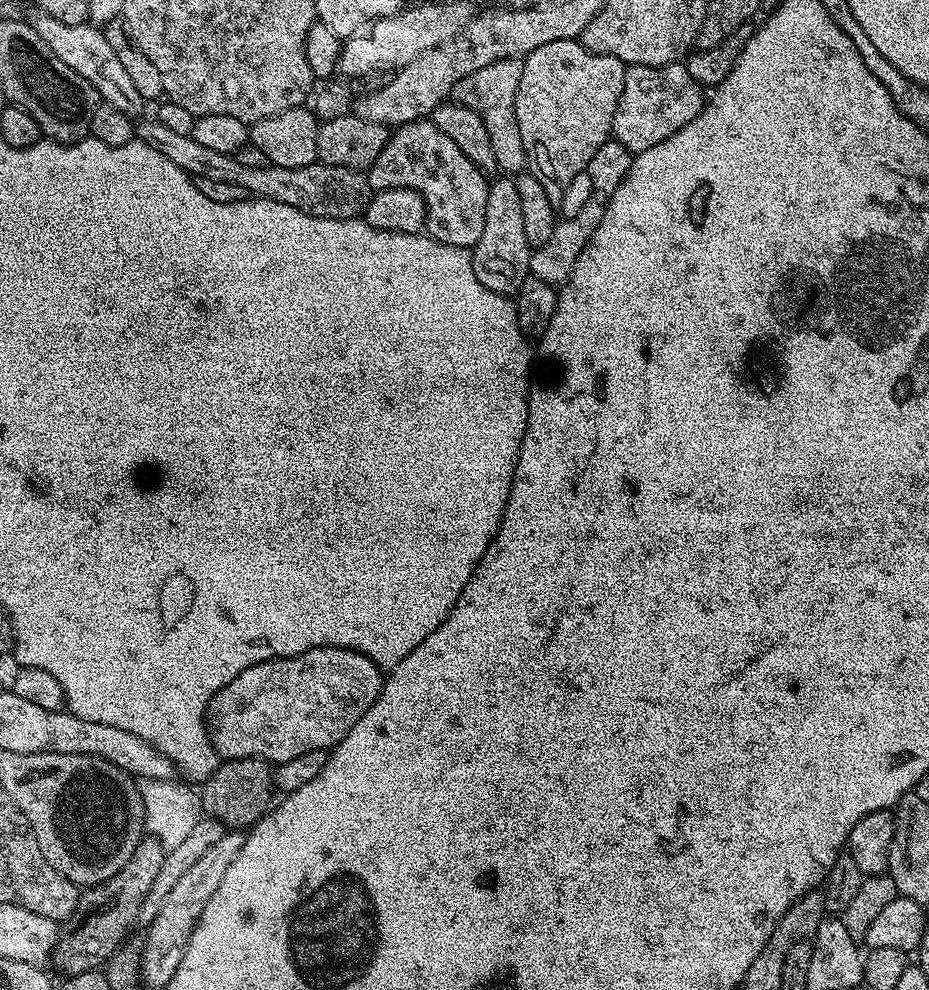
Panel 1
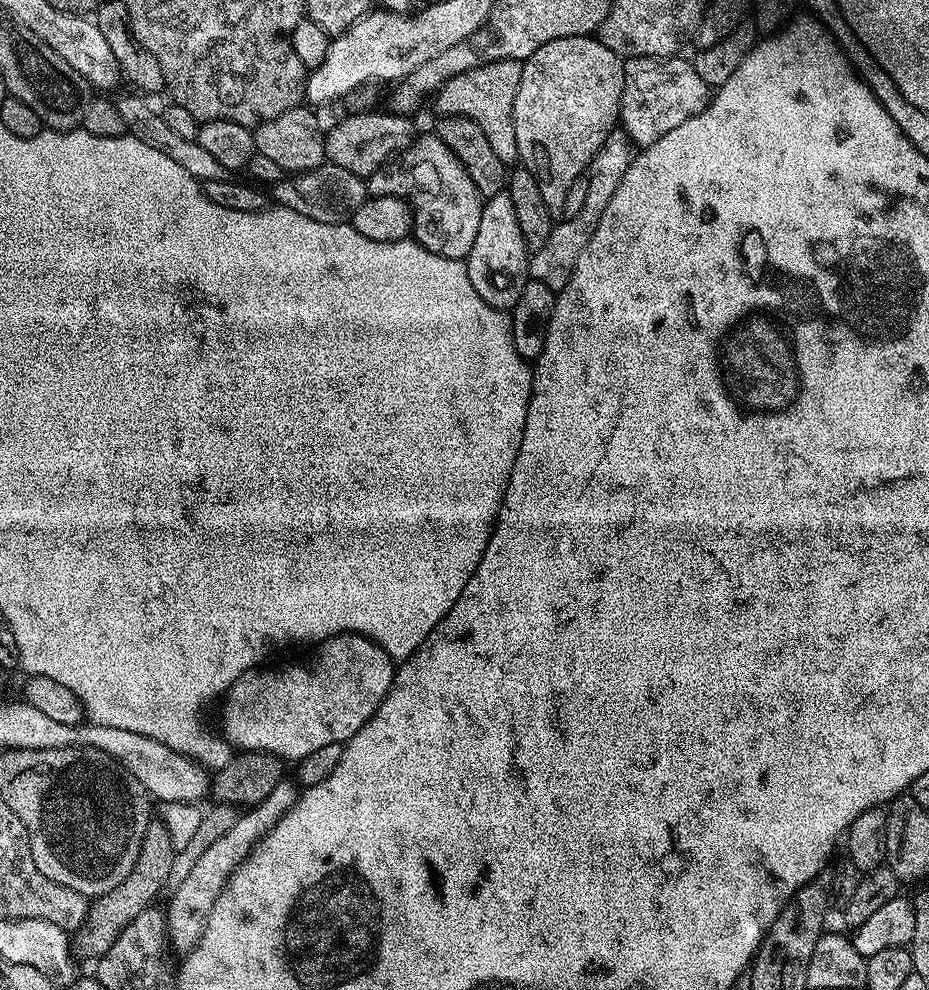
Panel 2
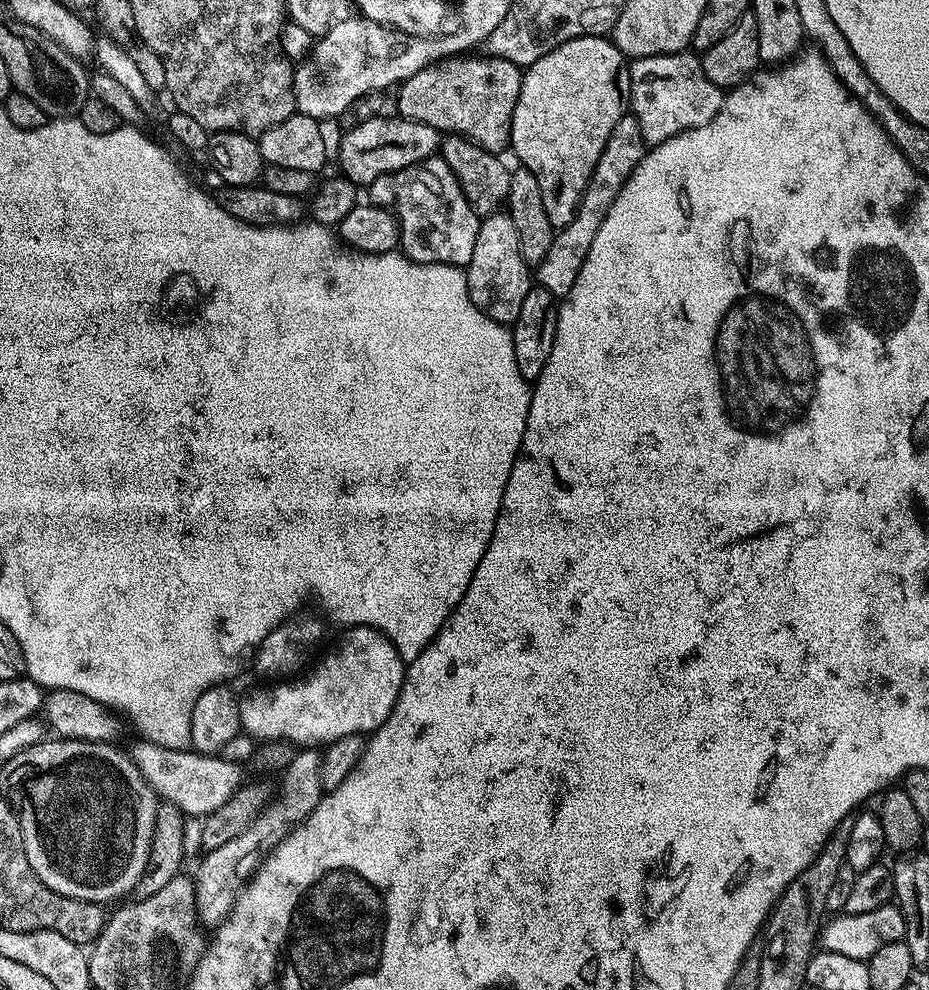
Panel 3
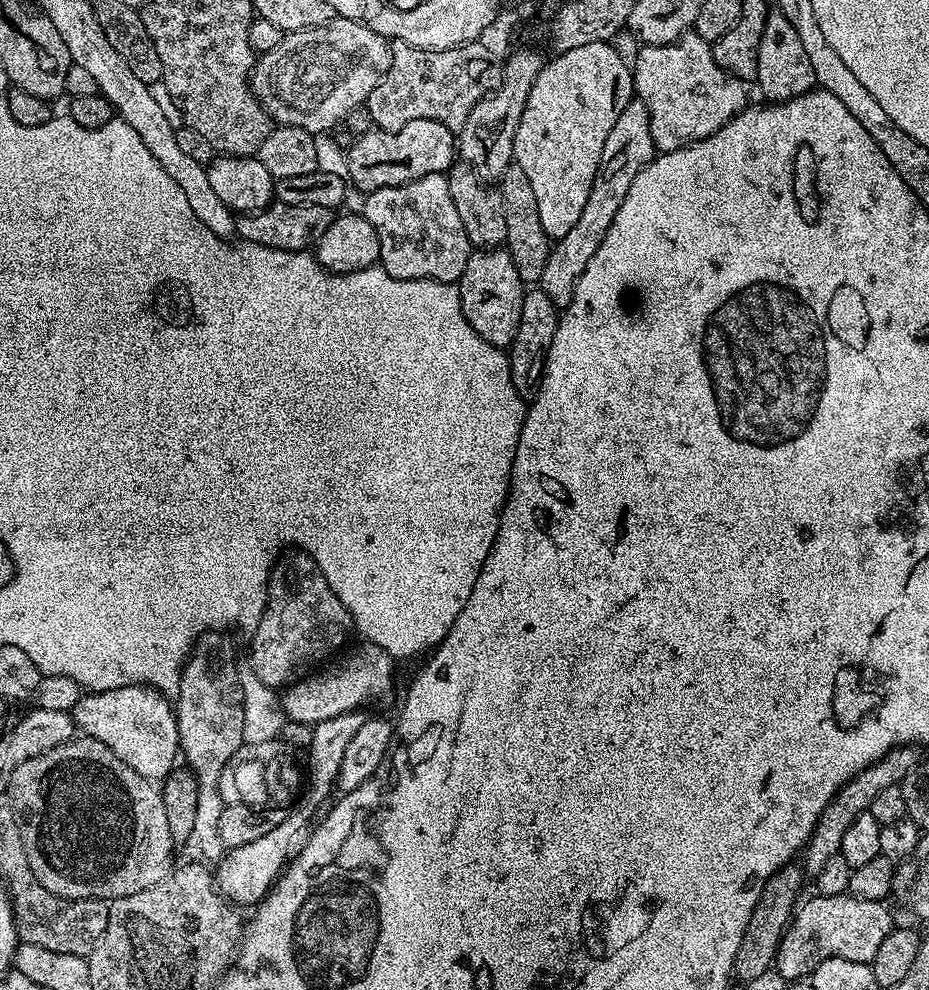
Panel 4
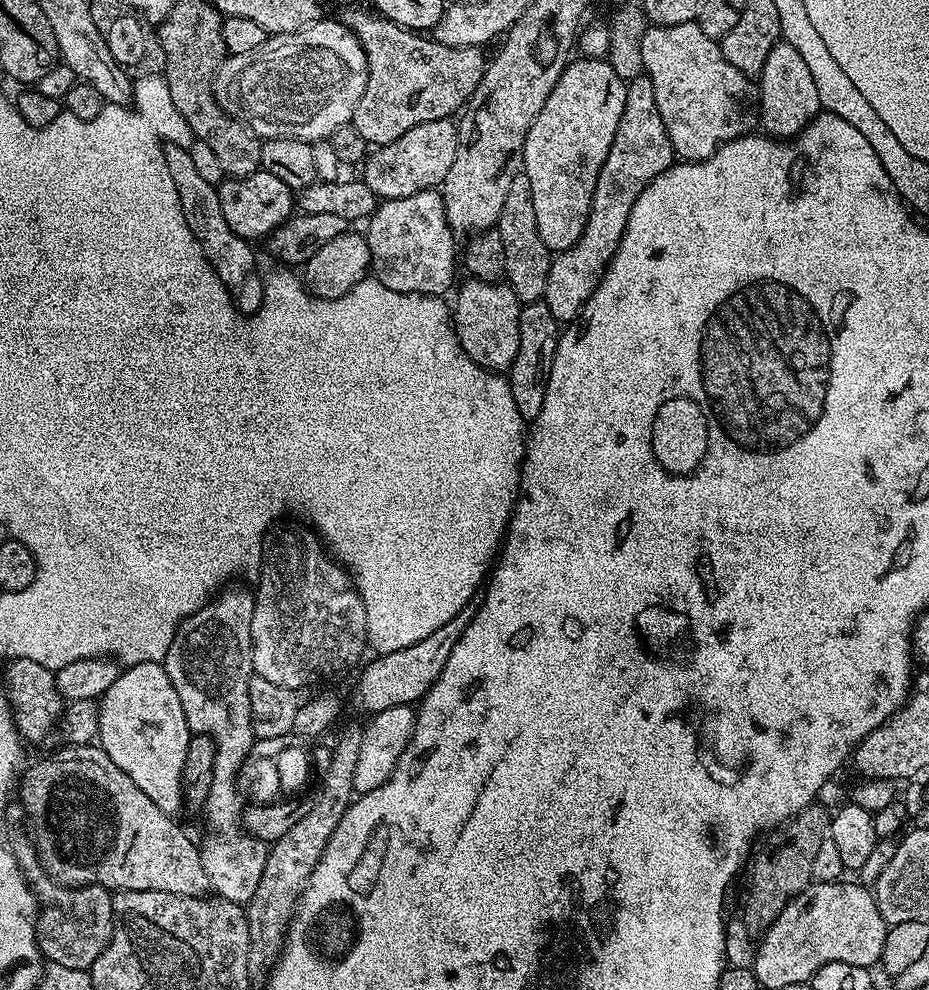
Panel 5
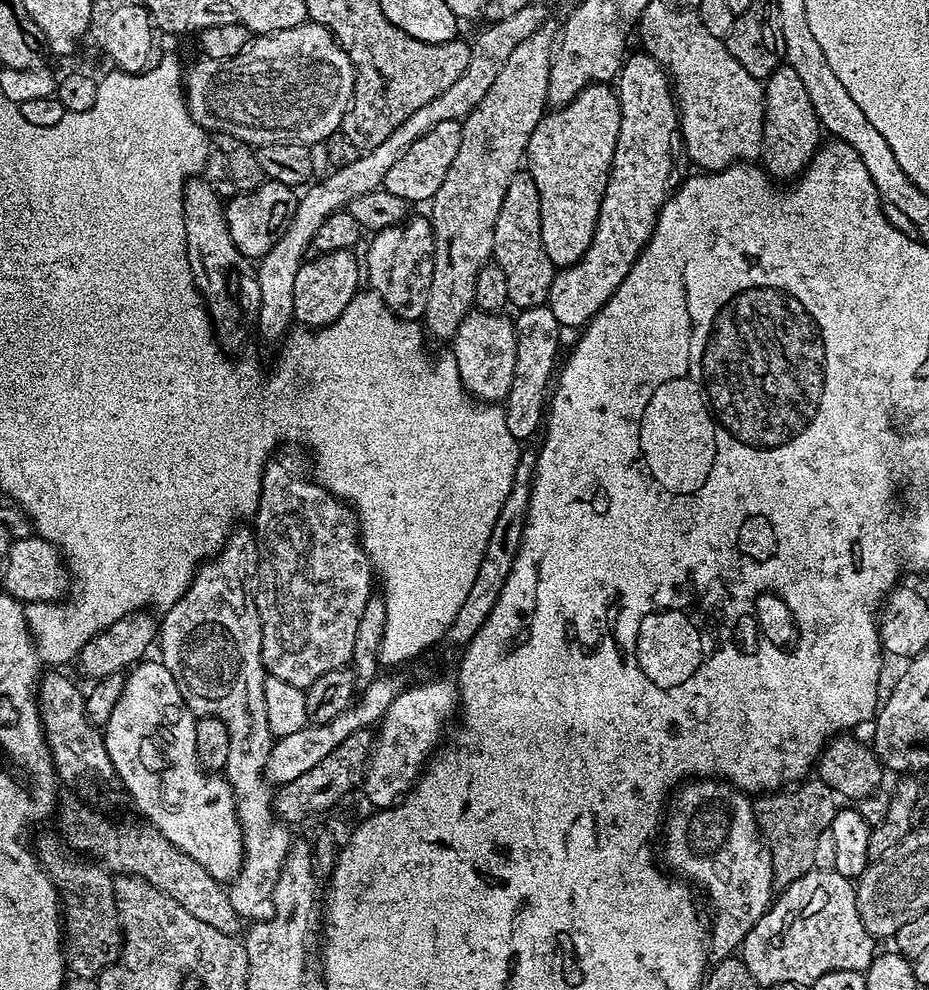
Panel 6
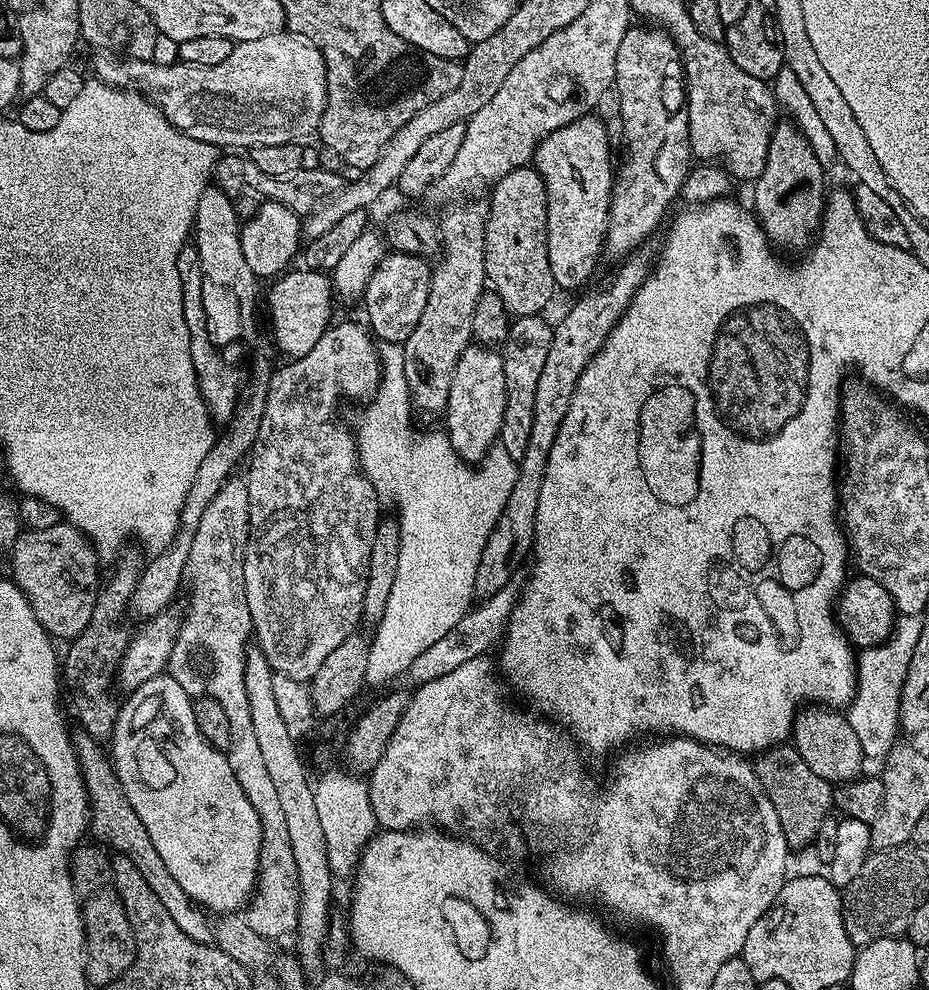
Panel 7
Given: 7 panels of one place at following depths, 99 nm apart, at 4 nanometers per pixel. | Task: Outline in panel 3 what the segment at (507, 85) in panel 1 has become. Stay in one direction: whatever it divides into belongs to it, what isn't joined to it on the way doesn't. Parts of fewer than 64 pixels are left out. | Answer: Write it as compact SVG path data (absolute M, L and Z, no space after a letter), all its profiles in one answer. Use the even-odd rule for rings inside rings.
M476 54L445 56L444 59L426 65L410 78L403 80L398 88L400 93L396 96L397 110L395 111L405 120L429 124L441 134L464 136L468 140L473 140L475 144L479 144L487 152L500 154L503 153L503 148L509 147L512 138L512 115L514 106L518 102L522 72L509 60L503 60L491 54L472 55Z

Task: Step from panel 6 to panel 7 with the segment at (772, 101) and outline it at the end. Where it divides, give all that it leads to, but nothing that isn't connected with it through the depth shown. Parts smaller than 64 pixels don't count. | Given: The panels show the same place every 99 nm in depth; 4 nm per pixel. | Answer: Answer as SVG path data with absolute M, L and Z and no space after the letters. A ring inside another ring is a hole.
M792 122L785 123L777 123L772 130L770 150L766 150L764 169L751 185L753 204L751 207L754 209L756 219L764 227L769 241L777 249L804 250L813 243L824 215L826 168L819 164L810 142L799 129Z

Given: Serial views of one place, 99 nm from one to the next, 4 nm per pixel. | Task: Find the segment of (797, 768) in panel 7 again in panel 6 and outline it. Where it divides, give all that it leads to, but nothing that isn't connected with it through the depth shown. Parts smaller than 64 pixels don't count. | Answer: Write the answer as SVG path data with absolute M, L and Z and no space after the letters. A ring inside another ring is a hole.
M808 778L787 790L764 794L755 801L756 825L772 859L772 882L783 890L814 869L814 850L822 832L831 829L838 810L838 796L819 778Z

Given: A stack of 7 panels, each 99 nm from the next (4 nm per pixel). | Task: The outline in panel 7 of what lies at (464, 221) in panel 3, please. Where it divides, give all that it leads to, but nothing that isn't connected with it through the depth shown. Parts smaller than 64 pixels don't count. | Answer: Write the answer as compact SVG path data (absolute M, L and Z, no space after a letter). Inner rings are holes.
M389 251L378 262L374 274L370 274L370 282L366 286L362 297L364 312L368 315L367 325L371 333L384 344L403 345L406 338L410 338L410 330L418 326L418 318L422 318L422 309L426 307L426 294L430 290L432 268L425 257L414 252Z

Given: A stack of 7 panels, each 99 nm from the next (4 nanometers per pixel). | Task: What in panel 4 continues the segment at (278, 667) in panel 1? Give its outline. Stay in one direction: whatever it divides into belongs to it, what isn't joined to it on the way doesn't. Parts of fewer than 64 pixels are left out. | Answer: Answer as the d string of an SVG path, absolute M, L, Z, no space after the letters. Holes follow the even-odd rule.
M360 642L353 652L347 652L339 657L340 664L317 670L283 689L284 715L288 720L310 725L326 722L326 718L338 718L338 714L367 709L367 704L391 694L397 661L387 650L377 644Z

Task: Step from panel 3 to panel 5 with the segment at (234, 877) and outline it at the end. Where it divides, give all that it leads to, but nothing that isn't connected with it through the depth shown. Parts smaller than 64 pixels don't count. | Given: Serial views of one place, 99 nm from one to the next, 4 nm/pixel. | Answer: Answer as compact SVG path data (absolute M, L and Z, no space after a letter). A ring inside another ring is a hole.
M475 603L468 604L457 616L450 618L446 626L438 626L438 630L430 634L430 638L422 638L422 642L414 642L414 646L406 646L406 650L394 650L377 655L372 658L376 660L370 661L368 665L365 663L359 669L360 681L352 692L353 706L360 712L375 714L382 710L390 710L390 706L403 704L412 706L423 700L430 686L434 686L438 674L442 674L442 666L446 666L454 645L458 643L458 638L462 638L462 630L470 626L476 610Z

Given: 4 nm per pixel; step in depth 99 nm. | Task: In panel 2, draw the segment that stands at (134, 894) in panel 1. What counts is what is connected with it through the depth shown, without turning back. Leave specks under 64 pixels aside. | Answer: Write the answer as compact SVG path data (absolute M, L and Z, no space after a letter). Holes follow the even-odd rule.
M154 818L150 821L146 826L146 838L142 842L142 850L140 851L138 862L134 866L134 870L118 886L114 886L114 890L110 890L106 894L95 897L95 899L91 901L88 909L87 923L74 934L74 948L81 957L84 955L89 962L92 962L104 956L106 950L116 940L117 934L134 918L138 918L138 914L142 914L142 910L153 907L153 905L157 903L156 895L158 895L160 891L165 891L165 889L168 888L170 870L174 867L174 858L176 857L177 851L170 836L170 830L167 825L164 824L163 819Z

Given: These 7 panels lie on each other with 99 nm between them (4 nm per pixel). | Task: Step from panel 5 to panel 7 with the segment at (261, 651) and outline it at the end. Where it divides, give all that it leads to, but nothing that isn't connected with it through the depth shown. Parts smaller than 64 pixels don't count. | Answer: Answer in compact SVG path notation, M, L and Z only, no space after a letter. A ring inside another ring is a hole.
M344 320L333 323L318 338L318 343L310 354L289 359L273 371L270 378L270 390L266 394L266 410L262 414L262 426L258 430L258 438L252 444L250 459L247 461L248 497L250 498L250 534L244 555L244 585L246 586L246 602L250 606L250 618L255 643L264 651L268 665L273 673L294 678L305 682L311 681L314 674L318 674L318 666L326 662L326 658L341 642L346 642L348 636L361 627L364 611L362 598L366 598L366 578L370 570L370 546L374 546L376 527L380 525L382 513L380 504L382 497L374 490L374 486L364 476L360 469L360 457L356 455L356 438L351 427L347 428L336 417L336 403L347 392L368 392L374 394L380 385L382 369L377 343L370 335L369 329L363 323L351 324Z

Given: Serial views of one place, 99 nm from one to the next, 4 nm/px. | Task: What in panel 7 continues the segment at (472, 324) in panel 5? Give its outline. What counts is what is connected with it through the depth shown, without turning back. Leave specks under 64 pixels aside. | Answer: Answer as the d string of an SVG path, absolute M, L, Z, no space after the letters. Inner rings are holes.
M473 342L466 350L462 350L462 358L458 358L458 366L454 366L454 378L450 382L450 398L446 409L448 437L454 450L464 461L483 460L488 449L497 443L502 426L502 414L506 414L506 370L503 355L495 347Z

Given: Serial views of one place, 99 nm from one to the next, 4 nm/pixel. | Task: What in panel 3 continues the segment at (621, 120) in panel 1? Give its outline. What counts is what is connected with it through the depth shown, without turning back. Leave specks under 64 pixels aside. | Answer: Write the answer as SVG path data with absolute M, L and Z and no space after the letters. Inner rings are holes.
M692 50L633 59L628 73L632 79L630 112L638 118L648 146L710 122L724 104L725 93L706 78L701 57Z

